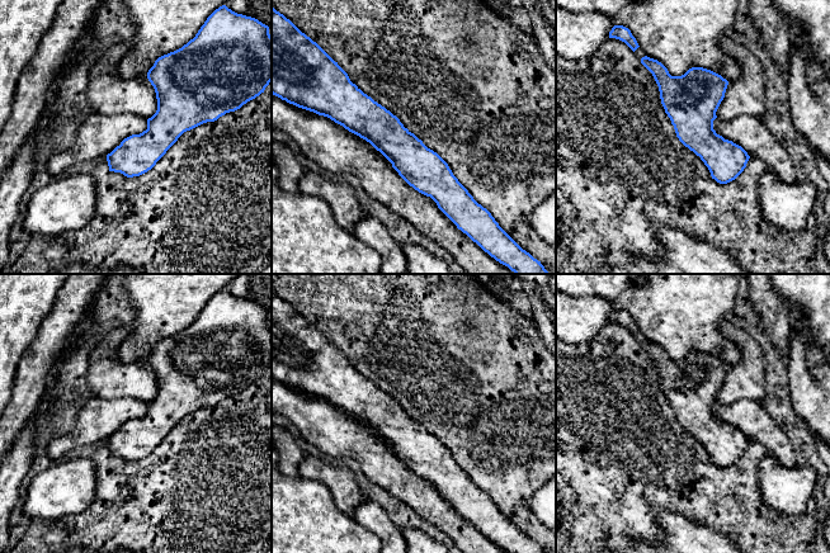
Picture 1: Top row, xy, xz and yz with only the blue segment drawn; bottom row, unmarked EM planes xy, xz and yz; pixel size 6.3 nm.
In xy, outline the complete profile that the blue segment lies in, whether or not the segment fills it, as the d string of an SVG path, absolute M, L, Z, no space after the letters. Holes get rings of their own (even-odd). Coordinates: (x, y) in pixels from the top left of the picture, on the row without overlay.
M222 289L207 302L193 323L159 341L147 363L156 377L156 397L147 403L146 415L124 422L107 439L109 455L127 462L151 454L184 416L214 406L264 377L272 365L269 311Z

